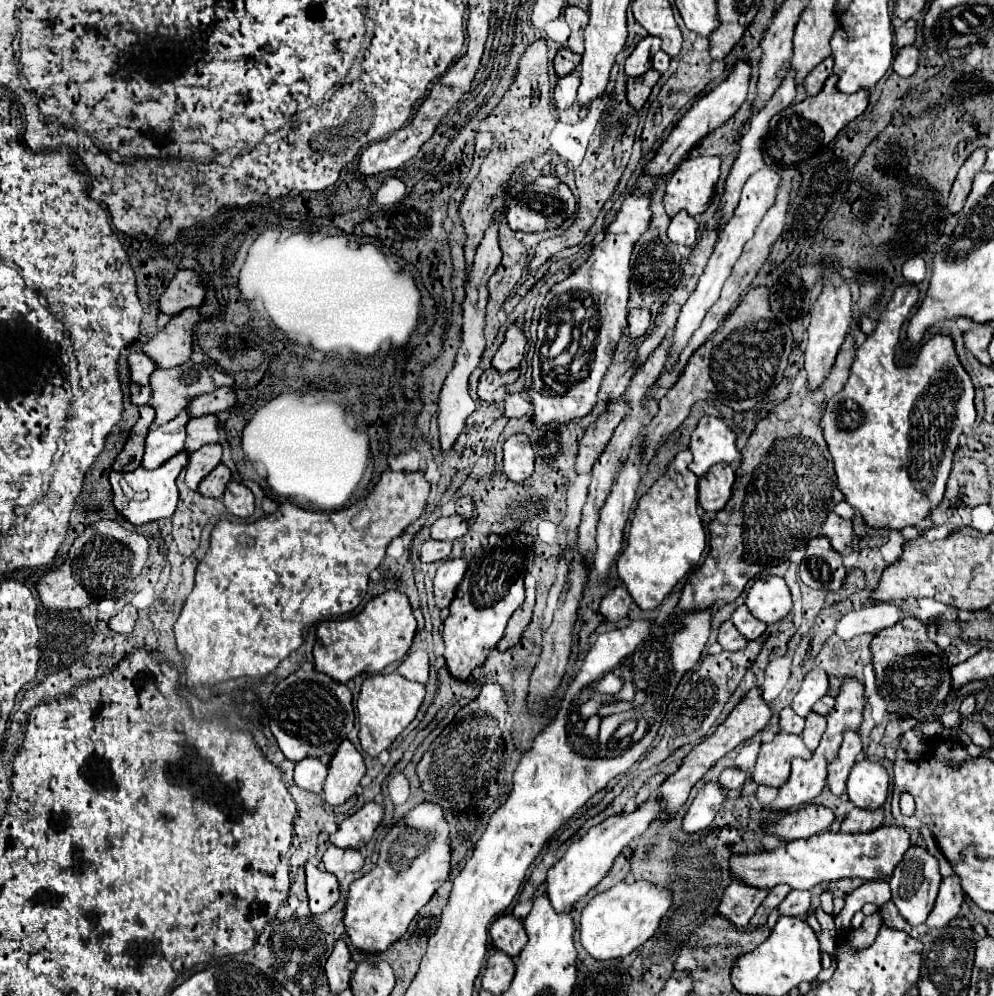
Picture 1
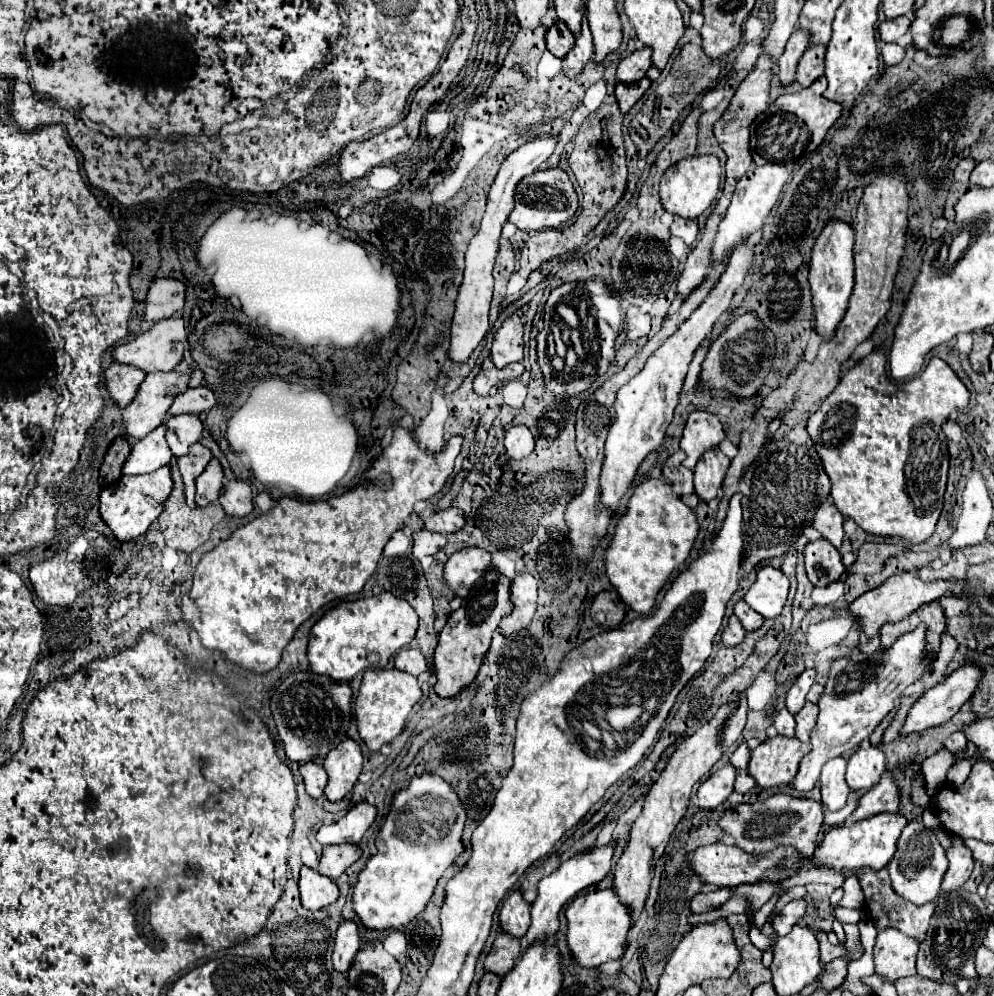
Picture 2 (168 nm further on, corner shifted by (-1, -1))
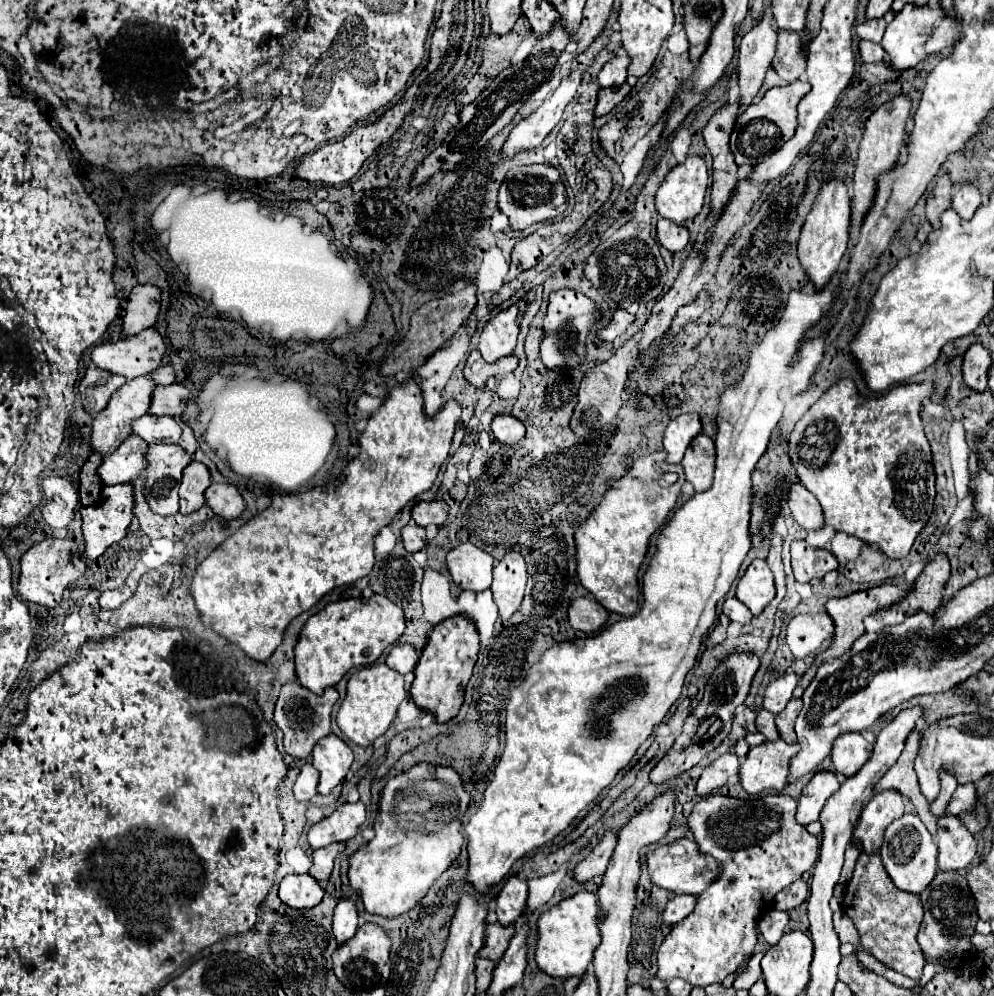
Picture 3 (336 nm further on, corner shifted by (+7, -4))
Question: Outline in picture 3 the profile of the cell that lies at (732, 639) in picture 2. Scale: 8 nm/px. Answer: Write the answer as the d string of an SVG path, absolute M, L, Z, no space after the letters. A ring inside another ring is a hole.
M720 614L720 620L718 620L716 628L714 628L712 634L710 634L710 640L712 640L714 644L722 644L722 642L726 640L726 628L728 628L728 624L730 624L730 620L728 620L724 614Z

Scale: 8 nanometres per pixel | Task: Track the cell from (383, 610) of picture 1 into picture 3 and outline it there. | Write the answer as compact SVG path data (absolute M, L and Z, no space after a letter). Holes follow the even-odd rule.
M382 594L328 604L322 612L308 618L294 648L300 684L308 686L316 694L322 694L324 688L336 686L350 670L374 664L380 654L402 636L404 622L404 610Z

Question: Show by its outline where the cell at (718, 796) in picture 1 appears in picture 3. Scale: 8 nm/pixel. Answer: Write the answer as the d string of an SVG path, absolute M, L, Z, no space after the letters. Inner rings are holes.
M732 752L720 756L718 760L714 760L702 772L702 776L700 776L698 784L696 784L696 794L700 798L704 798L704 796L710 796L712 792L720 790L722 786L728 784L728 778L730 776L736 776L738 774L738 766L740 766L740 762L738 762L738 758Z

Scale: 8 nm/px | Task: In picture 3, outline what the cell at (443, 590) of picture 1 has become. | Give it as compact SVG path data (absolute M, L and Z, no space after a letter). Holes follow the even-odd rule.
M464 542L458 548L450 550L446 560L448 572L458 588L472 592L482 592L490 588L494 558L484 550Z

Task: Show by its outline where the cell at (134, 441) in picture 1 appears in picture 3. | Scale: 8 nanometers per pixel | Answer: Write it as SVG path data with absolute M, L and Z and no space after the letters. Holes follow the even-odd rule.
M92 452L90 458L86 460L86 464L82 466L82 472L80 472L80 504L82 506L88 506L88 504L94 504L102 492L102 480L98 476L98 466L102 464L102 454L98 452Z

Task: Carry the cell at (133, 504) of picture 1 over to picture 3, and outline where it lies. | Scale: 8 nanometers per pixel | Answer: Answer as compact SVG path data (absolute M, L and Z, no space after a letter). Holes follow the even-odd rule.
M116 484L116 486L104 486L102 488L102 496L96 504L92 506L84 506L80 510L82 514L82 528L84 528L84 558L94 560L98 558L106 548L110 548L112 544L120 542L122 538L126 538L128 534L128 526L134 518L134 488L132 484Z

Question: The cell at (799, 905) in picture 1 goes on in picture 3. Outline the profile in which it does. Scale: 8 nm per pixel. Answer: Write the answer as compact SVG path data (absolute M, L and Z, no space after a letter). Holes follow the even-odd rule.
M772 910L772 912L766 912L760 922L758 922L758 930L760 934L764 936L764 940L768 944L776 944L784 930L786 930L786 924L788 924L788 912L780 912L780 910Z

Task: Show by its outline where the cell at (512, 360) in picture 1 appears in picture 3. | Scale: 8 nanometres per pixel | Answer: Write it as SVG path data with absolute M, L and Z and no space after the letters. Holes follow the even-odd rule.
M510 306L498 312L494 318L490 318L488 324L484 326L478 350L488 364L514 354L516 336L518 336L516 316L518 316L518 306Z

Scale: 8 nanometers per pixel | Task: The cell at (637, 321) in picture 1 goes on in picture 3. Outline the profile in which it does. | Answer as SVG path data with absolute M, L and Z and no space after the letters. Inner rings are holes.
M616 310L616 312L614 312L614 318L612 318L612 322L610 322L610 326L604 328L604 330L600 330L598 336L600 336L602 340L612 342L614 338L622 336L632 322L634 322L634 316L632 316L632 314L628 314L626 310Z

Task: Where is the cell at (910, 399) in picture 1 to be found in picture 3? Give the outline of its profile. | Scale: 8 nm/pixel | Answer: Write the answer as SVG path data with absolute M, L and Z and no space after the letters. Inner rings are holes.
M842 378L822 394L822 398L796 422L790 432L788 454L802 484L822 504L824 522L836 530L866 540L868 544L878 544L890 558L908 556L918 532L926 526L932 514L936 476L920 410L934 392L936 386L932 382L920 382L904 384L904 388L892 388L876 398L864 398L854 380Z

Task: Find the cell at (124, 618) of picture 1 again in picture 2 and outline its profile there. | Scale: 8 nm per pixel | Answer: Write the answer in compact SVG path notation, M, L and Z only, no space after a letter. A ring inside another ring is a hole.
M130 593L128 597L120 599L120 601L114 601L110 607L108 607L108 617L114 621L114 619L120 619L122 615L128 613L128 609L136 607L138 605L138 593Z

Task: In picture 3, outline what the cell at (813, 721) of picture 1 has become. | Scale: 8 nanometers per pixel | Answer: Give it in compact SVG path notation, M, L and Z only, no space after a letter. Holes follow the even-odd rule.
M792 698L792 700L788 702L788 708L776 716L776 726L778 726L780 738L782 738L786 744L796 744L794 722L796 722L800 710L802 710L802 700Z

